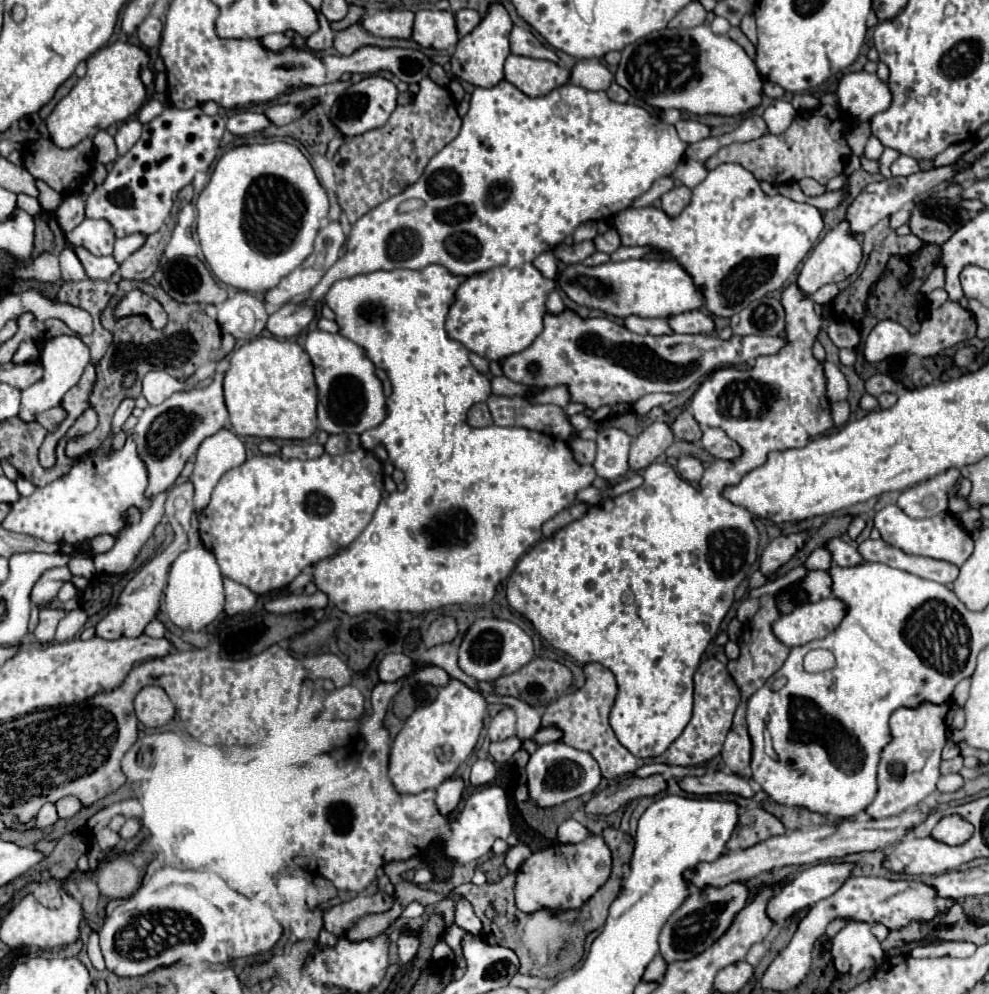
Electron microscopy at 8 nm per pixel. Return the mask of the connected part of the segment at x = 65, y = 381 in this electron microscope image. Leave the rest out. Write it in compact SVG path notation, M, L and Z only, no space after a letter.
M61 335L61 337L55 337L53 341L47 341L41 349L41 365L45 369L43 379L21 391L19 417L23 421L33 421L37 413L59 405L61 397L81 379L81 373L87 363L89 363L89 347L81 339L75 339L75 335Z

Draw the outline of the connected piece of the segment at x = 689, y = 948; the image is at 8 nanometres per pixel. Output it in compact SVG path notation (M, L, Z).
M731 883L727 887L715 889L691 889L689 897L681 903L681 907L667 919L667 923L661 929L659 935L659 947L661 955L667 963L671 961L685 961L699 953L703 953L707 947L711 947L721 933L731 925L733 917L745 907L747 903L747 887L743 883Z

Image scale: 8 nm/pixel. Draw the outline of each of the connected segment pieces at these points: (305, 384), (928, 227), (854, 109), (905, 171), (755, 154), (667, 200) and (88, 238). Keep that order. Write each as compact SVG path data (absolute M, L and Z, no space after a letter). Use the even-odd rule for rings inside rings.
M259 337L231 353L231 365L225 373L225 405L237 435L253 435L267 439L309 439L317 431L317 385L313 377L313 361L295 341Z
M925 199L913 203L909 227L923 243L941 245L947 241L965 221L969 219L967 211L961 205L953 205L947 199Z
M867 71L845 73L837 85L839 107L859 121L869 121L875 113L885 111L891 103L887 83Z
M899 155L899 159L891 165L891 173L893 175L911 175L911 173L917 173L919 171L919 161L913 159L913 157L907 157L907 155Z
M825 93L819 99L819 107L807 113L801 113L795 117L791 127L781 135L765 135L757 141L747 143L733 143L727 147L721 147L709 161L705 161L705 169L715 169L721 163L739 163L745 169L749 169L759 181L767 181L773 185L787 183L787 181L799 181L803 177L813 177L821 185L825 185L829 179L843 173L845 159L851 155L851 147L845 139L845 129L849 121L843 119L841 109L837 107L835 93Z
M685 185L673 187L669 193L665 193L665 195L661 197L661 203L663 203L661 209L663 209L667 215L675 217L675 215L679 215L681 209L689 203L689 199L691 199L691 189L689 189L689 187L685 187Z
M85 219L79 227L75 227L71 233L67 233L69 241L85 247L93 255L111 255L115 235L107 221L103 219Z

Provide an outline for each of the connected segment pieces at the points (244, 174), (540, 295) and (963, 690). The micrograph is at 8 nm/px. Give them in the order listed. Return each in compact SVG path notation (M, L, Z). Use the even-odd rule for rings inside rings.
M273 141L229 149L201 191L197 211L197 235L215 277L229 287L257 293L275 287L309 257L319 221L329 213L329 197L301 149Z
M531 263L519 267L493 267L469 277L457 289L457 301L447 315L447 333L469 351L499 361L507 355L527 349L543 329L545 299L556 289L556 281L545 279Z
M963 679L960 681L952 695L952 699L957 705L963 707L969 697L969 690L970 690L970 679Z

